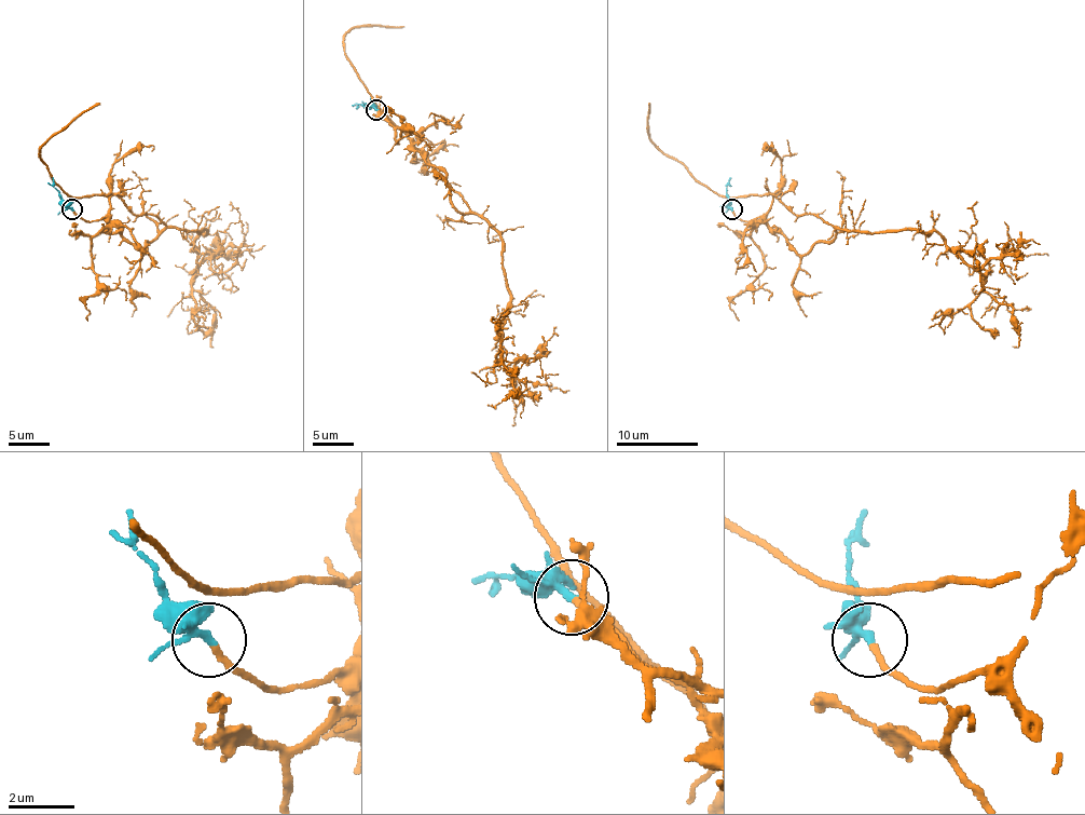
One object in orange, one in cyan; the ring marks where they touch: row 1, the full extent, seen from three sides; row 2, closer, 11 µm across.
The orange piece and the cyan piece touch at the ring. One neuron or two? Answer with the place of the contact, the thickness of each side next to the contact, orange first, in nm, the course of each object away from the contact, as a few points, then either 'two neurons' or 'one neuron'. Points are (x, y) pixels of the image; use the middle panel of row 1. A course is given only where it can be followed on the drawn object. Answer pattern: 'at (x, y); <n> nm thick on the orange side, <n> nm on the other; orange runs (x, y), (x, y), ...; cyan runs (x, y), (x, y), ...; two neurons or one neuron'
at (376, 109); 200 nm thick on the orange side, 320 nm on the other; orange runs (376, 109), (499, 235), (509, 295), (499, 321), (502, 360), (511, 368), (548, 354), (534, 354); cyan runs (376, 109), (365, 105), (356, 109); one neuron

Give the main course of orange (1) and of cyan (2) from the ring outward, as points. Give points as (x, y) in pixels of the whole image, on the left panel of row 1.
1: (72, 211), (97, 221), (115, 194), (136, 215), (205, 231), (197, 266), (225, 272), (244, 240), (230, 201)
2: (72, 208), (52, 178)

